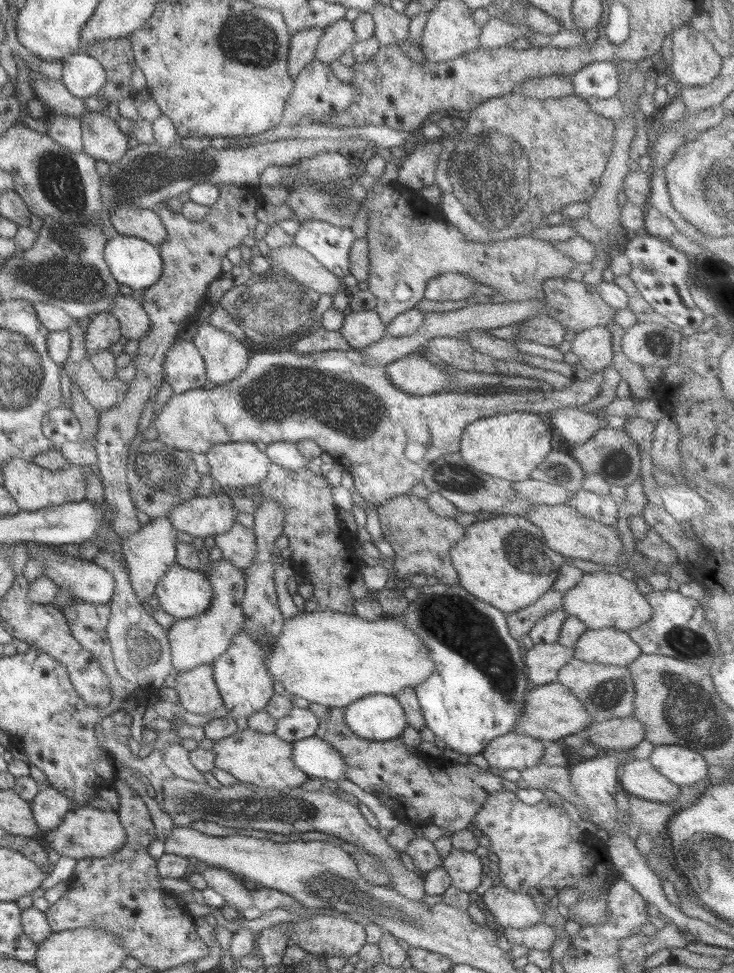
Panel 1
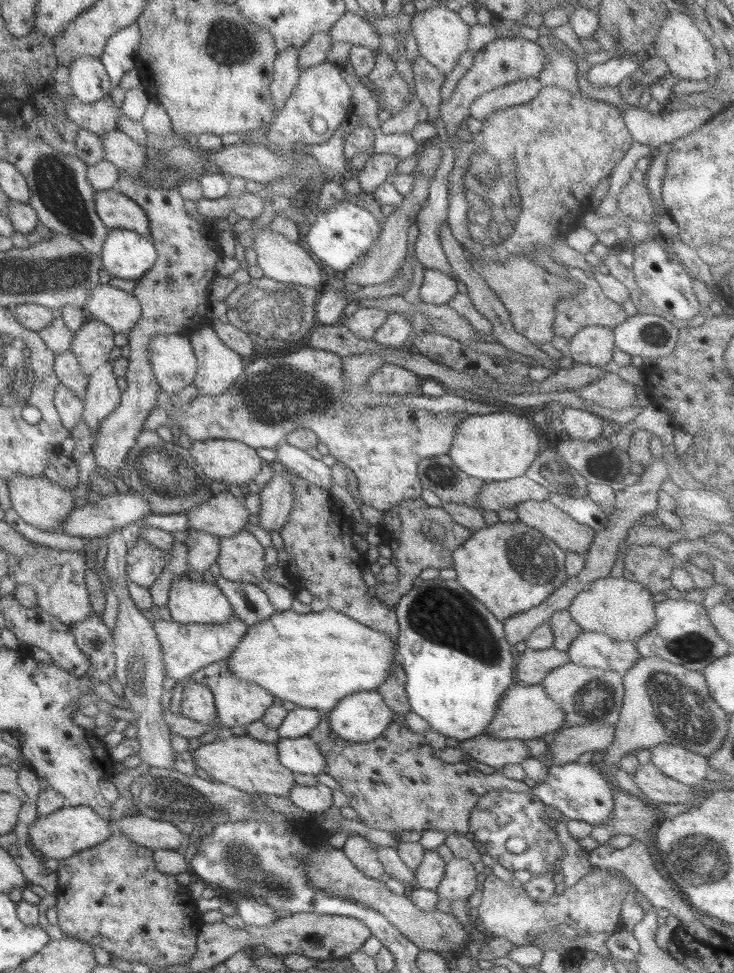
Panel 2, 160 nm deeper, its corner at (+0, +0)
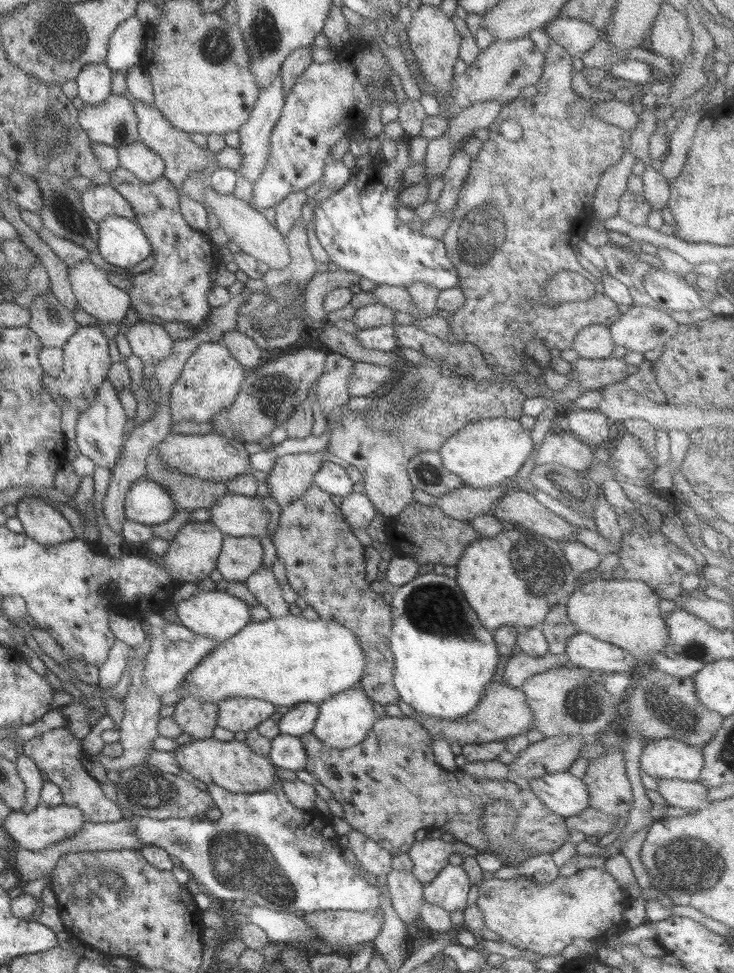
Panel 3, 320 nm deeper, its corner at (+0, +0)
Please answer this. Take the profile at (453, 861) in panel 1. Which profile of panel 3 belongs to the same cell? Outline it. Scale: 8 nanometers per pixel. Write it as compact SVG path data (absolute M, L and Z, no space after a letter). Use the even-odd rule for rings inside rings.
M446 865L430 884L423 885L423 900L448 913L464 911L471 882L462 865Z

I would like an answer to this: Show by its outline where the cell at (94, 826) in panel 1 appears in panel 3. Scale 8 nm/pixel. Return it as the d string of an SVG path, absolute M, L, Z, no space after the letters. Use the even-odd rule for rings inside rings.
M40 803L28 813L12 811L8 814L6 821L3 822L2 827L11 836L11 840L18 842L20 847L26 850L39 851L70 838L75 832L80 832L83 829L82 825L85 824L83 812L79 808L64 804L49 807Z

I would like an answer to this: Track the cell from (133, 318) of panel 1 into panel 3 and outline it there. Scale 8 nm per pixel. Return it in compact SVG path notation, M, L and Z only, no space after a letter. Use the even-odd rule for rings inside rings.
M89 259L71 265L67 280L78 306L100 323L118 324L126 319L126 312L132 308L130 295L114 286L107 272L97 268Z

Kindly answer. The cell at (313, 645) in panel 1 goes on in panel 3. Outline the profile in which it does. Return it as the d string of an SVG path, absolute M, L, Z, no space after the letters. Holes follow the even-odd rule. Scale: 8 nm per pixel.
M289 614L264 622L250 622L238 634L218 643L214 650L211 650L191 671L188 671L182 682L187 690L183 696L193 696L201 702L214 704L225 698L243 696L265 700L277 707L293 707L300 703L319 705L332 695L352 689L358 682L360 684L366 663L367 656L360 648L360 643L351 628L344 628L334 620L321 617L315 621Z

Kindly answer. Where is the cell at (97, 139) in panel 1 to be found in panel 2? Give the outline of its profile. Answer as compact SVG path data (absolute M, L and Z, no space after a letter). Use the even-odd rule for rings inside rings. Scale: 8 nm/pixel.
M115 129L105 132L100 138L104 145L103 160L111 162L121 171L133 174L145 165L147 147L130 138L124 131Z

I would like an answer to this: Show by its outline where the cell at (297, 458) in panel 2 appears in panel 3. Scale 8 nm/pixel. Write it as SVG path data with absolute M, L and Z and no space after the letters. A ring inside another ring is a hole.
M326 461L322 469L314 475L313 485L339 500L351 494L354 482L350 479L346 467Z

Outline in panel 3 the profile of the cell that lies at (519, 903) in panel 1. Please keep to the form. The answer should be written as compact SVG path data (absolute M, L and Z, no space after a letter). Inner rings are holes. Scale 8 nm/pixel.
M589 867L568 877L558 875L547 883L532 882L520 875L507 880L493 877L483 879L478 890L476 904L482 910L486 927L499 934L502 941L509 943L516 950L532 951L542 957L560 955L576 938L605 943L608 939L621 935L628 929L623 916L624 908L630 906L633 899L604 867Z

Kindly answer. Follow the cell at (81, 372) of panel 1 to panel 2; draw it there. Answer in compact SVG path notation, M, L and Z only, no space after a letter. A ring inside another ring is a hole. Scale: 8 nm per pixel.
M70 350L63 353L56 353L53 362L53 371L64 386L71 388L82 400L85 397L88 374L84 374L79 365L77 356Z

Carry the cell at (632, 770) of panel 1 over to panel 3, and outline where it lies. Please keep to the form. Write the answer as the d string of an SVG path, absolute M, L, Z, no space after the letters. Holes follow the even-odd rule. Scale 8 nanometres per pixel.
M656 778L656 780L657 791L662 794L670 806L678 806L678 808L686 808L690 812L697 812L710 803L708 789L699 782L668 780L667 778Z

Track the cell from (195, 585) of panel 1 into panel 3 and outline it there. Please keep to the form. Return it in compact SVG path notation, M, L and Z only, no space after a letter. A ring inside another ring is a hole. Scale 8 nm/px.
M200 587L192 597L181 602L174 602L174 606L182 625L200 636L205 636L218 643L238 634L251 622L251 612L245 601L217 589L205 590Z

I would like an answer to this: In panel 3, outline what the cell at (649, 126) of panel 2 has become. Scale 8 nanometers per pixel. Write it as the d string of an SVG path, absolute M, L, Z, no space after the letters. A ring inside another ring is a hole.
M619 98L608 100L608 102L600 102L596 108L593 107L592 102L591 110L602 122L612 123L630 134L643 117L640 112L634 111L630 104L623 103Z

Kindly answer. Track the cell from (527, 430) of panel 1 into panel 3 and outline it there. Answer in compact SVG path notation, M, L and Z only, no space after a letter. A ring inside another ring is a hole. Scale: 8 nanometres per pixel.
M490 418L463 426L442 444L438 452L444 469L460 477L466 487L490 489L516 477L533 448L531 431L524 429L518 419Z

